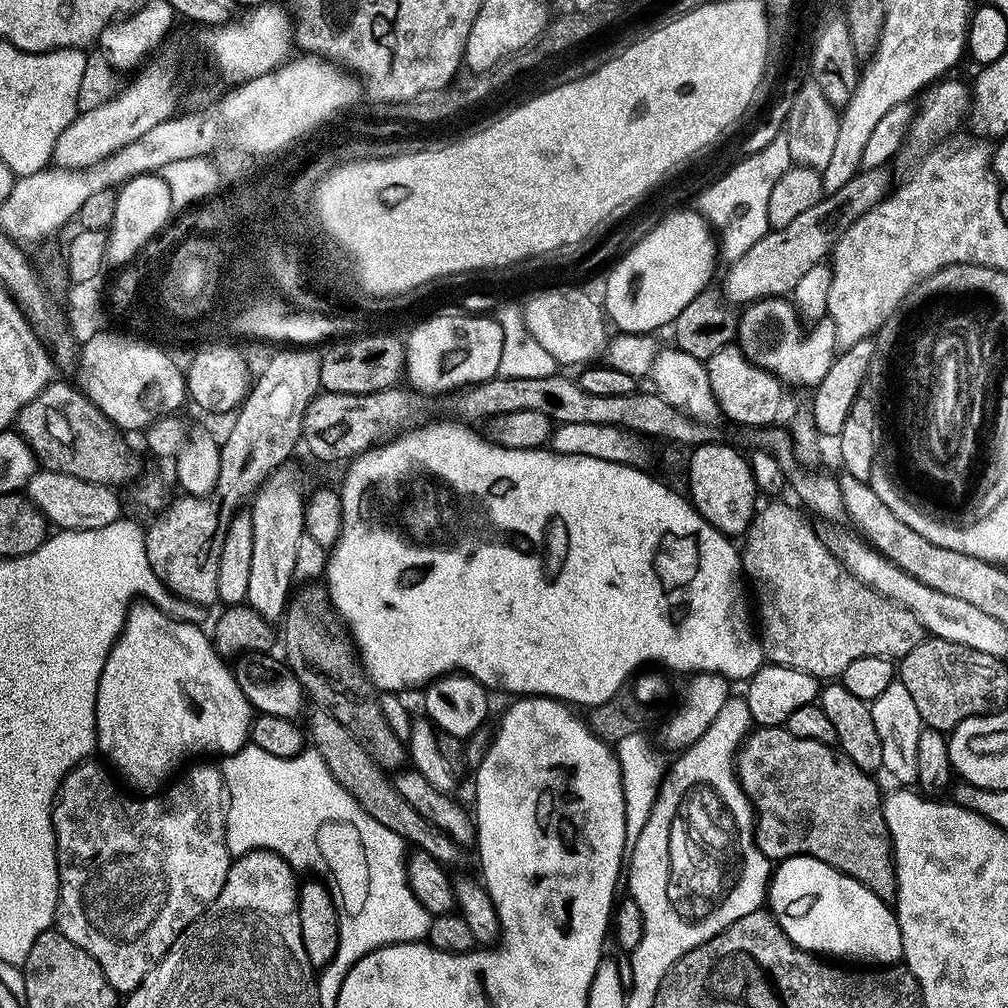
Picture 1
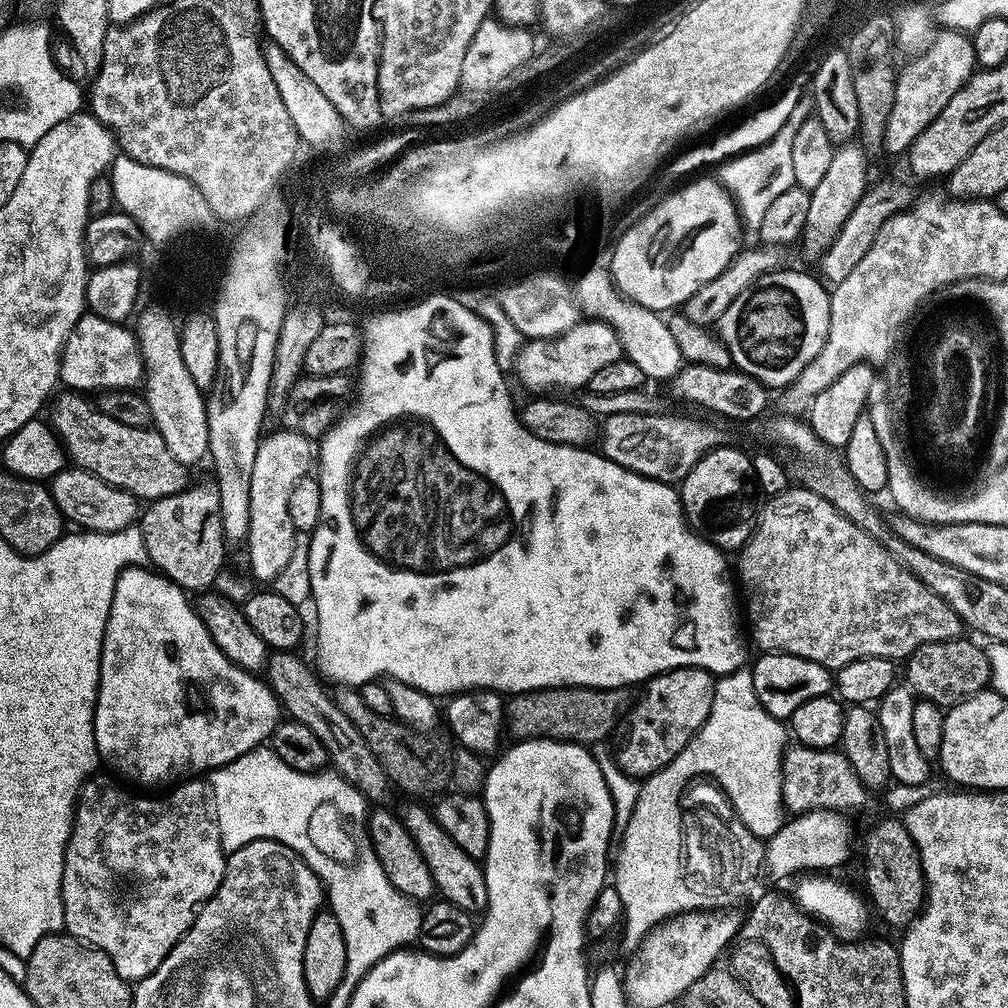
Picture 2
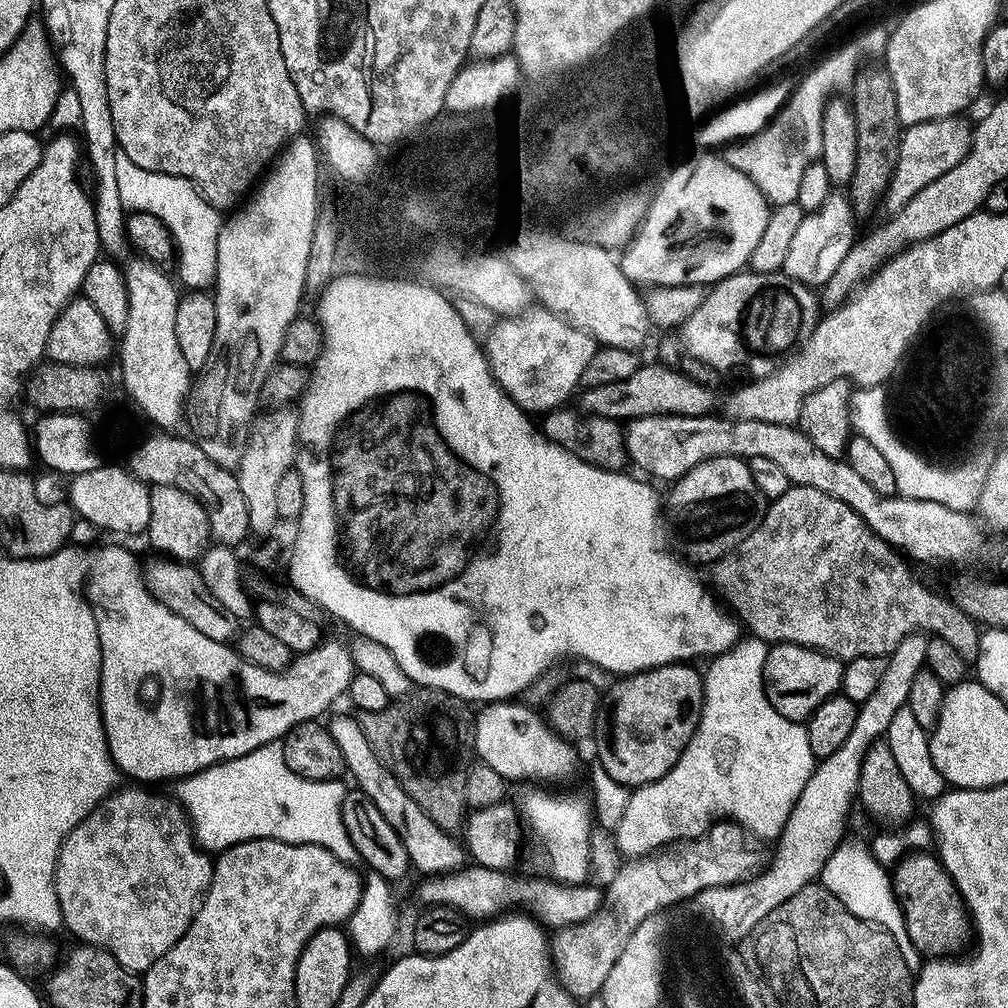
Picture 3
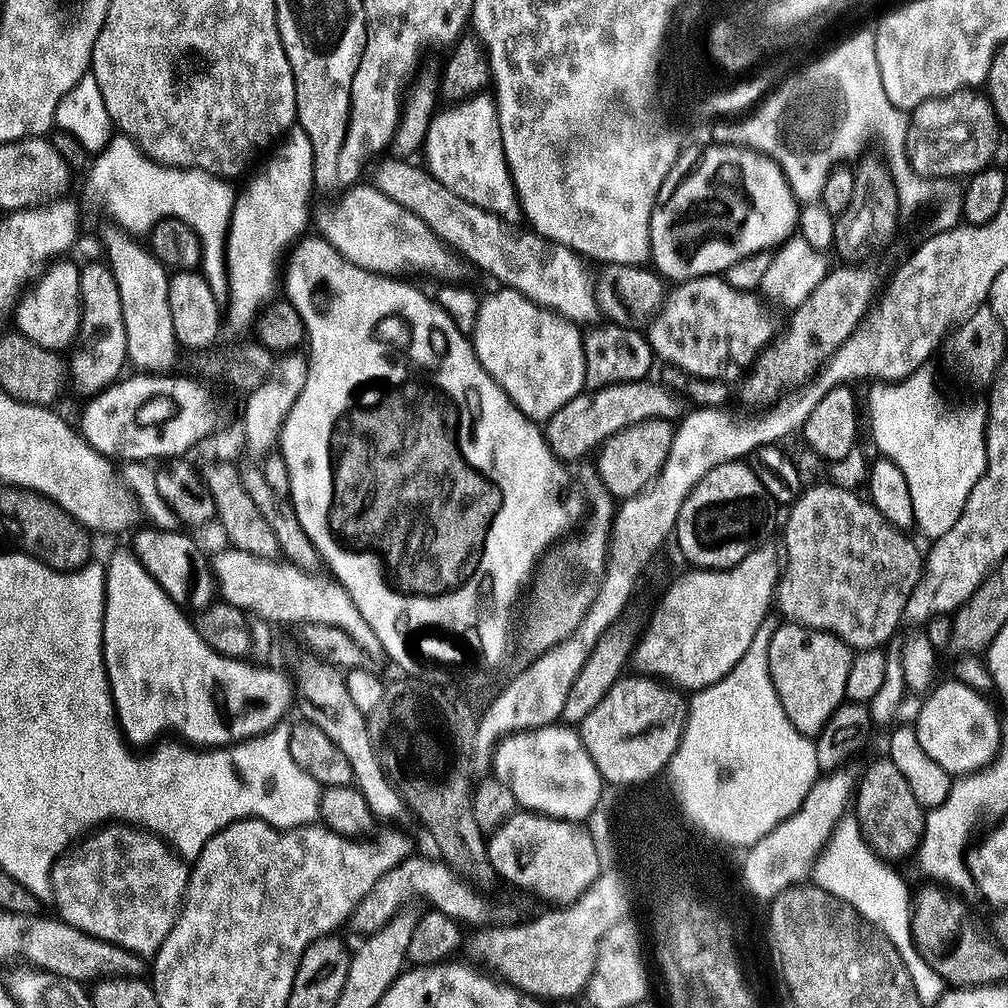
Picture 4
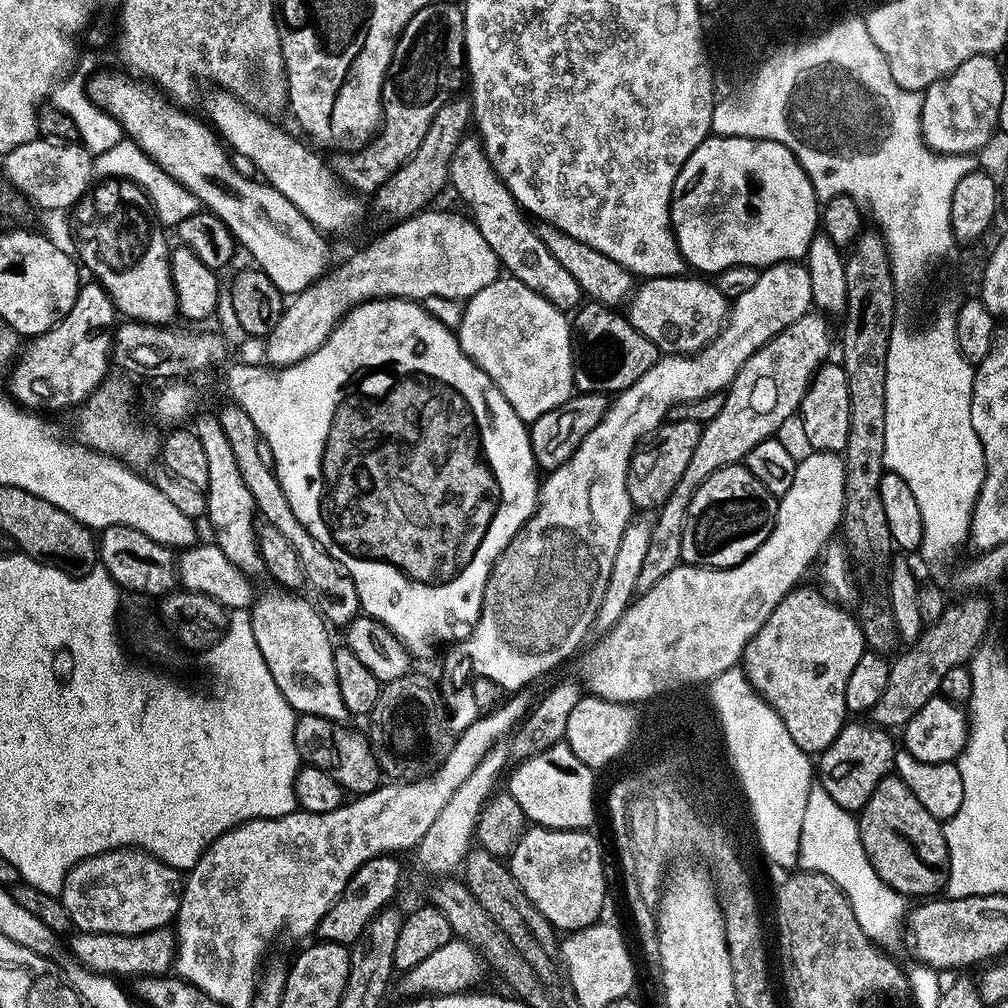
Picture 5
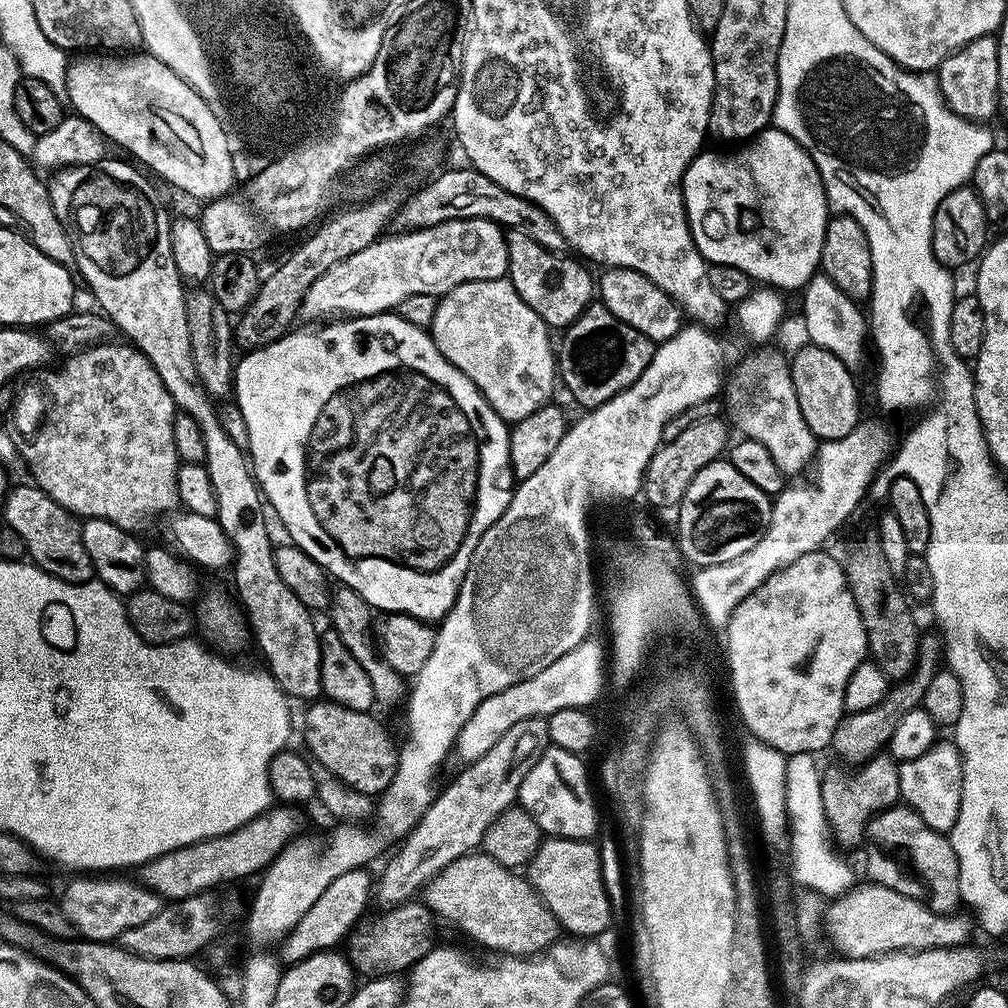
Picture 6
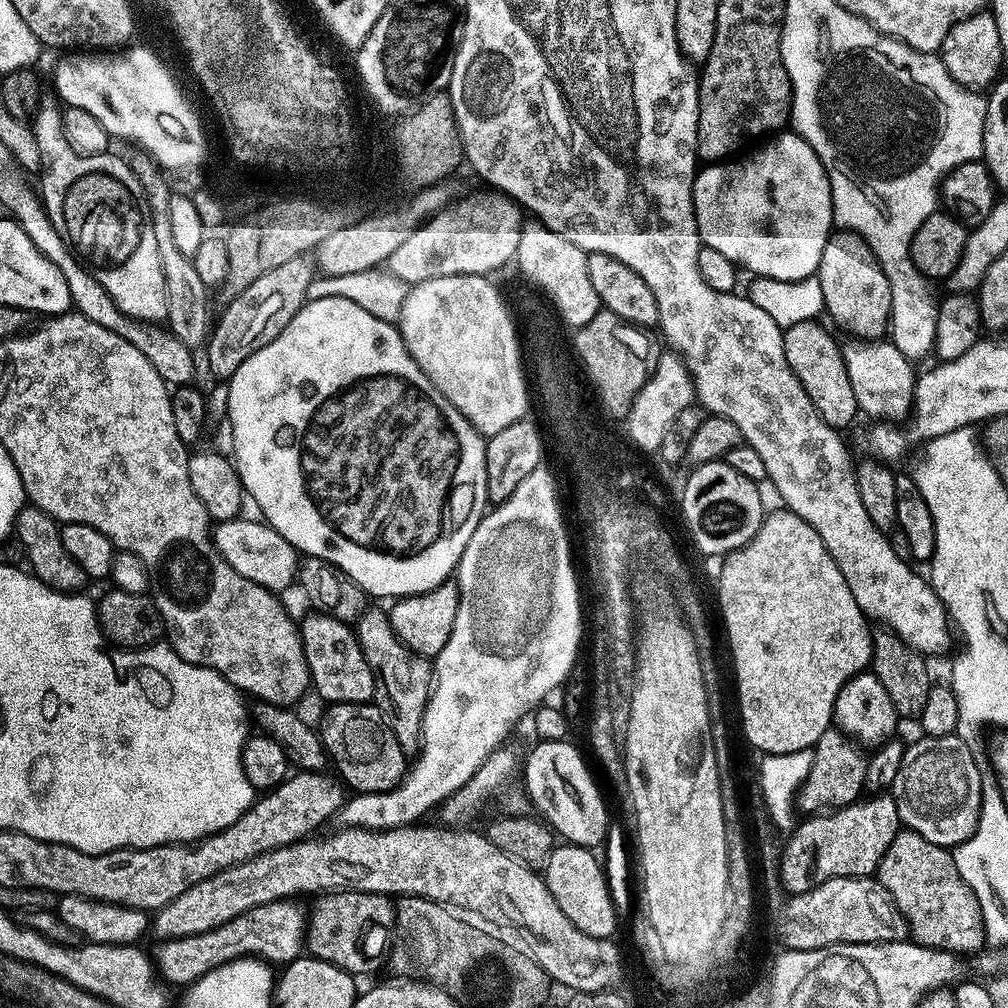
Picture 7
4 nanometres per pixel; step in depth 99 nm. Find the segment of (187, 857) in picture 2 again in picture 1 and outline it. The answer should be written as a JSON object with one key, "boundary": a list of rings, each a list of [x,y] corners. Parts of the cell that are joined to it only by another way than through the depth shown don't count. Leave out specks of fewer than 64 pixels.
{"boundary":[[[81,762],[64,775],[64,781],[60,783],[60,790],[56,794],[56,803],[52,806],[52,825],[56,835],[56,861],[58,862],[58,882],[60,883],[54,924],[66,938],[70,938],[70,942],[74,942],[74,946],[86,950],[86,954],[90,954],[96,959],[98,966],[102,966],[102,974],[106,974],[106,978],[115,992],[127,994],[133,992],[144,981],[146,974],[168,953],[174,941],[212,905],[214,898],[218,898],[218,894],[226,882],[226,874],[230,870],[233,857],[228,850],[226,826],[224,825],[226,819],[224,773],[217,765],[215,768],[212,764],[204,764],[208,762],[200,762],[197,763],[200,765],[193,770],[189,780],[178,781],[169,792],[164,790],[159,794],[140,798],[144,800],[135,800],[134,797],[127,796],[112,781],[113,773],[103,763],[100,763],[101,765],[92,763]]]}

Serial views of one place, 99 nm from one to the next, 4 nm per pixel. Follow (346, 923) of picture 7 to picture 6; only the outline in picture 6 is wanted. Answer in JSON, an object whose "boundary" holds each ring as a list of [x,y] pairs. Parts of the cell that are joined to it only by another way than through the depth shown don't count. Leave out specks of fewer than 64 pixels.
{"boundary":[[[411,900],[380,915],[382,916],[374,924],[368,926],[364,922],[354,928],[346,942],[349,964],[362,976],[401,975],[434,947],[432,928],[436,920],[423,901]]]}

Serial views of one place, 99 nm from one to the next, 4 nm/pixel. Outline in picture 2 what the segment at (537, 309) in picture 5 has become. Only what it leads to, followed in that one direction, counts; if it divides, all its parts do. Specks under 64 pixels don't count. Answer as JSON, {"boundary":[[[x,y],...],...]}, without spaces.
{"boundary":[[[589,319],[587,322],[577,322],[574,327],[555,338],[529,339],[524,342],[516,355],[514,373],[532,394],[552,394],[555,388],[583,389],[590,378],[602,370],[602,366],[620,359],[622,349],[615,329],[600,320]]]}

